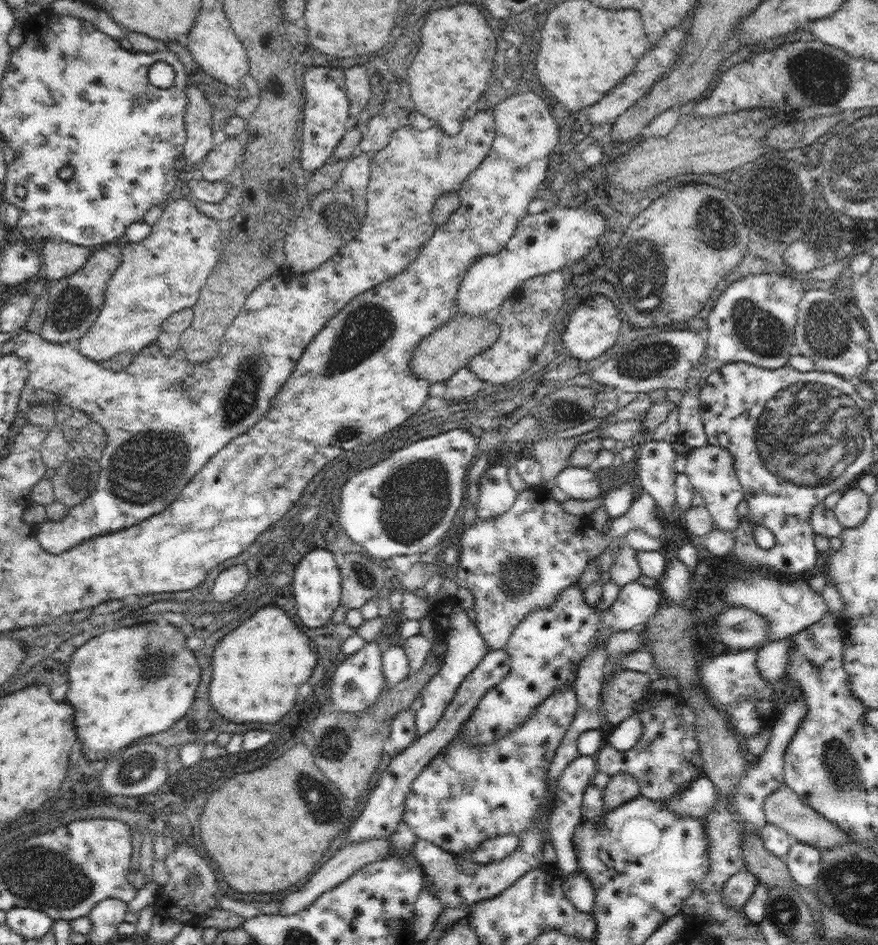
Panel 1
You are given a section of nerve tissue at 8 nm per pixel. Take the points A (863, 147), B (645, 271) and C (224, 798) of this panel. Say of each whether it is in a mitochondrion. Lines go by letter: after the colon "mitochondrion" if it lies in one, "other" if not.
A: mitochondrion
B: mitochondrion
C: other

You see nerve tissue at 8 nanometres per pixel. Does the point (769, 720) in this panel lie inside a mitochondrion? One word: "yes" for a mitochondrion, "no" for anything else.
no

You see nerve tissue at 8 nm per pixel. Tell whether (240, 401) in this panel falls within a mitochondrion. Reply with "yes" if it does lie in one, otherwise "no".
yes

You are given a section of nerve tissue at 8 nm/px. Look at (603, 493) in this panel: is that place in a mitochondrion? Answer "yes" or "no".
no

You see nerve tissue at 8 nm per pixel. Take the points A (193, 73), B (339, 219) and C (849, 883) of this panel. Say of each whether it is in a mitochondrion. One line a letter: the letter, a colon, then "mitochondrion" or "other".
A: other
B: mitochondrion
C: mitochondrion

